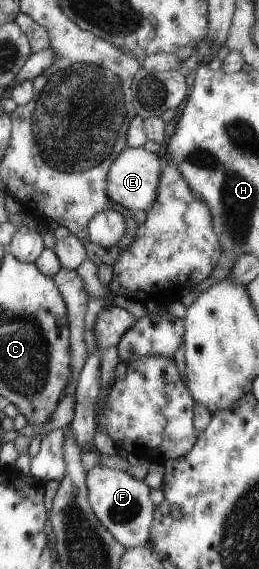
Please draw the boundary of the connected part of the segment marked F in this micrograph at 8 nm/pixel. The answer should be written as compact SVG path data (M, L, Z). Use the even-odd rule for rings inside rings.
M96 465L86 473L85 482L86 498L90 502L90 508L107 531L115 537L117 543L120 543L125 549L147 546L154 511L149 501L149 489L143 480L135 479L121 469Z

